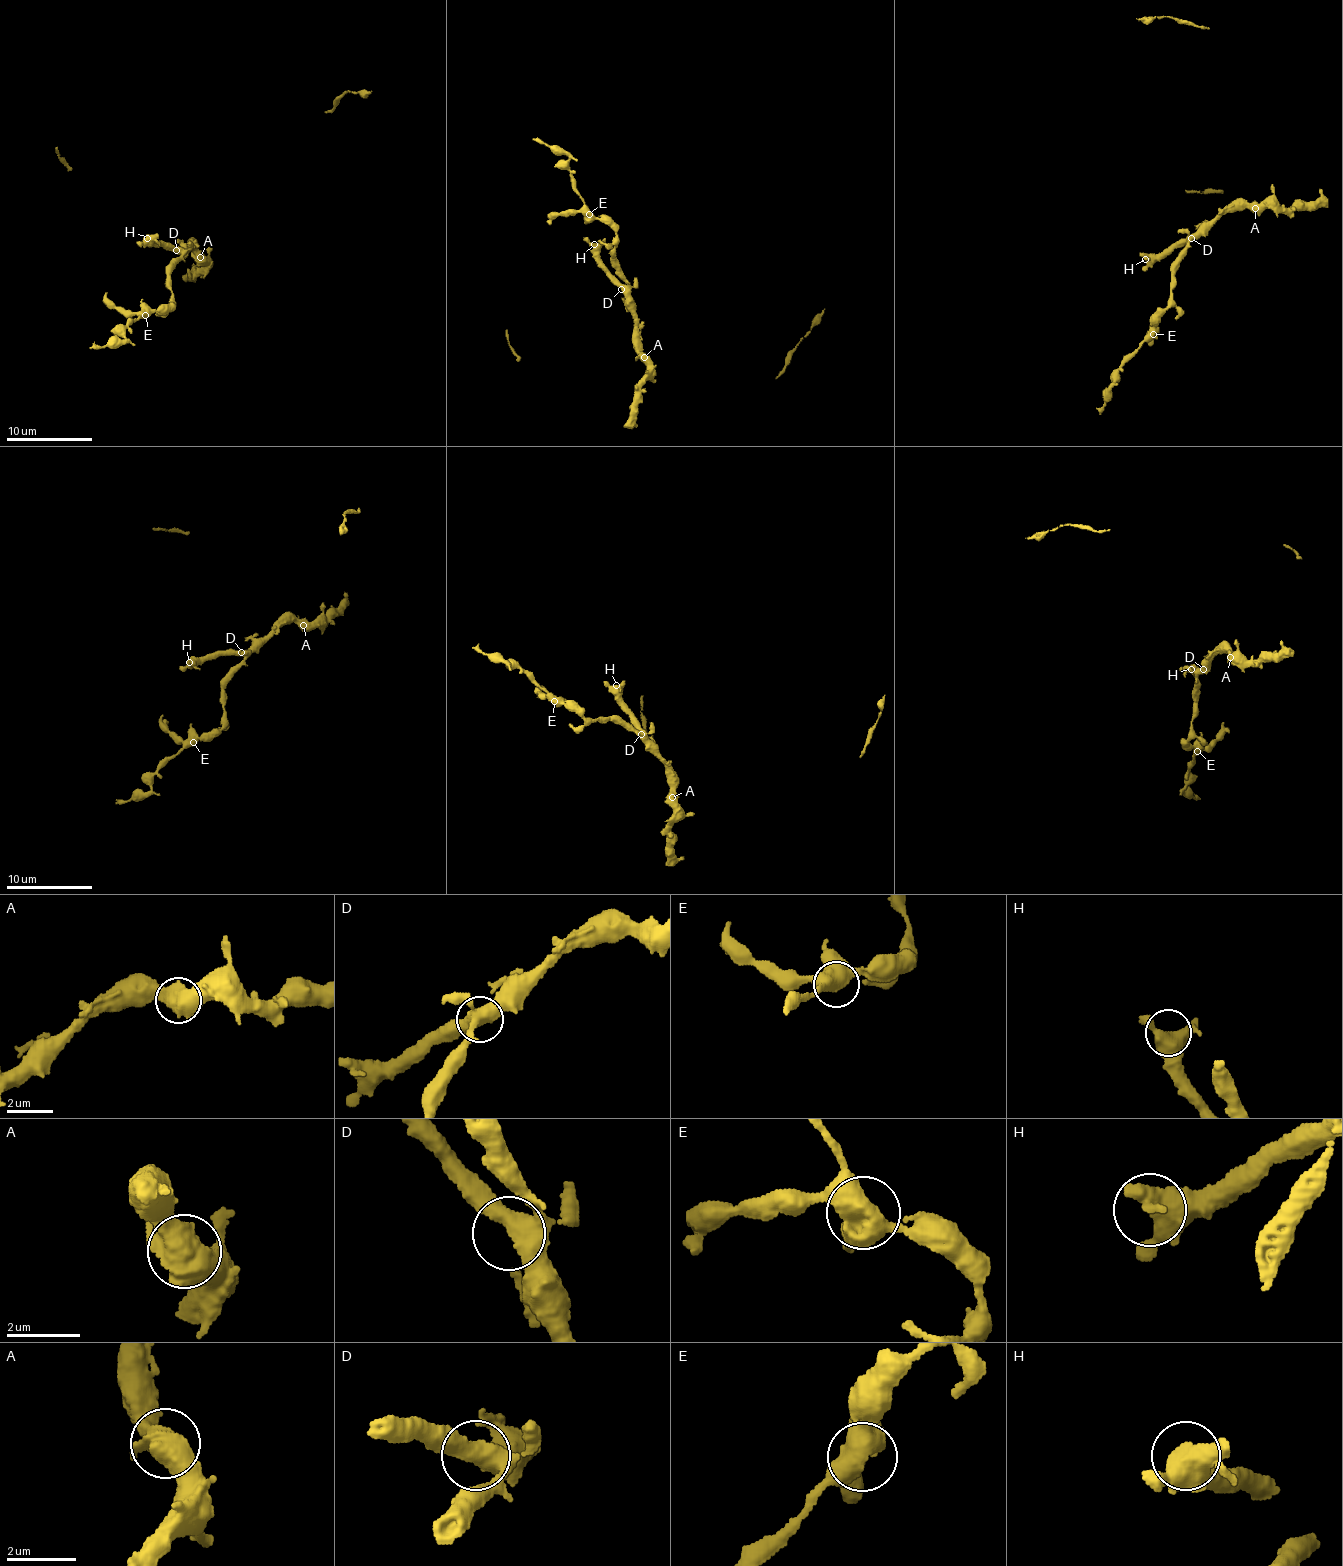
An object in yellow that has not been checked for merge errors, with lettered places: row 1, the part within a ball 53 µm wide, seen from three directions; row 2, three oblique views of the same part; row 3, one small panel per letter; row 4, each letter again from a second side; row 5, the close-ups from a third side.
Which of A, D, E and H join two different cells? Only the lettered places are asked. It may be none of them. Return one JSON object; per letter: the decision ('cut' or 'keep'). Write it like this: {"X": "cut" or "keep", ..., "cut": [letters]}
{"A": "keep", "D": "keep", "E": "keep", "H": "keep", "cut": []}

